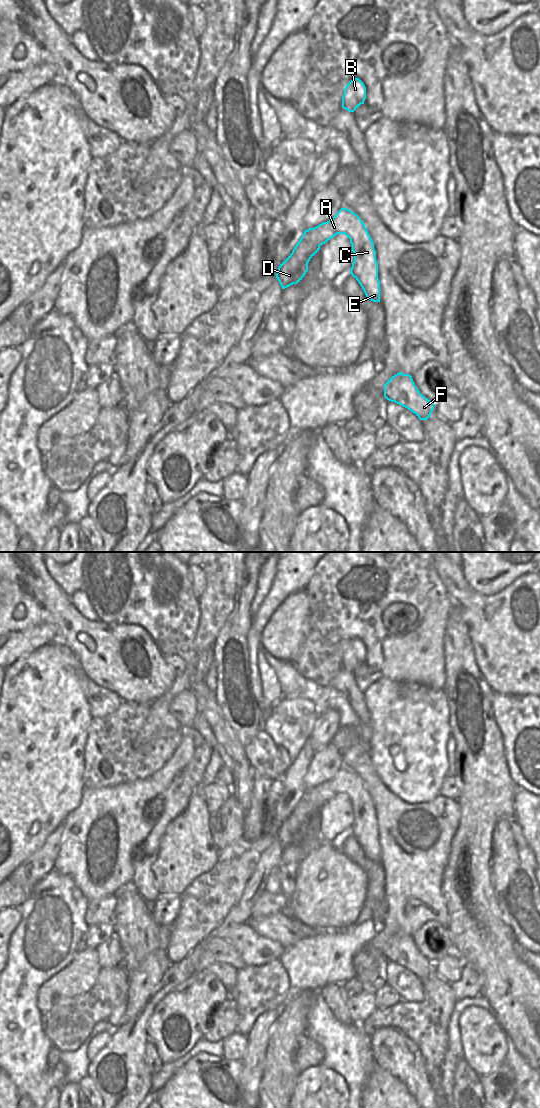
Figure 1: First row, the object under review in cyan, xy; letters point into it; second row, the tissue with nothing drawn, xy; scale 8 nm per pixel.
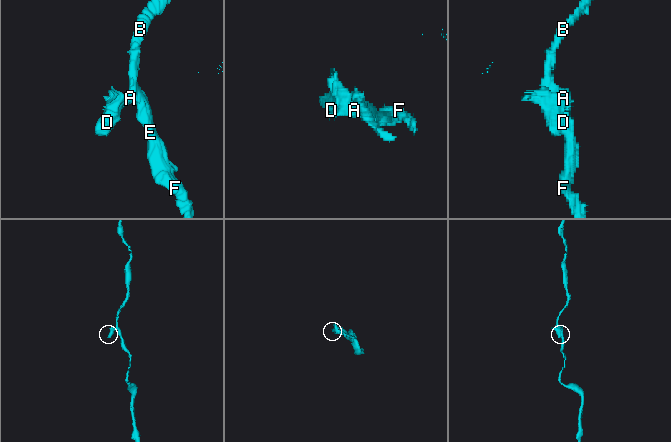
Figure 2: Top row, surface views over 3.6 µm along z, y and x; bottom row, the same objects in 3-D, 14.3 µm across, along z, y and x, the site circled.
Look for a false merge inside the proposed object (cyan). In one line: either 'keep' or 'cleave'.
cleave

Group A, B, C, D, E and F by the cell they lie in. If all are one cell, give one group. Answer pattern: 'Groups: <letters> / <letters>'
Groups: A B C E F / D

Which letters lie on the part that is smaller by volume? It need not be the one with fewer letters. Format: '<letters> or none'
D

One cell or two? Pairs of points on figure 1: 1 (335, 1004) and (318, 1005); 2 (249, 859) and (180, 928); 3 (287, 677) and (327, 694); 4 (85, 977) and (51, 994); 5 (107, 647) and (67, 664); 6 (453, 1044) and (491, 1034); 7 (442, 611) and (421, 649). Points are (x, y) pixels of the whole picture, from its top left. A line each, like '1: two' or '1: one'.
1: two
2: one
3: one
4: one
5: two
6: two
7: one

